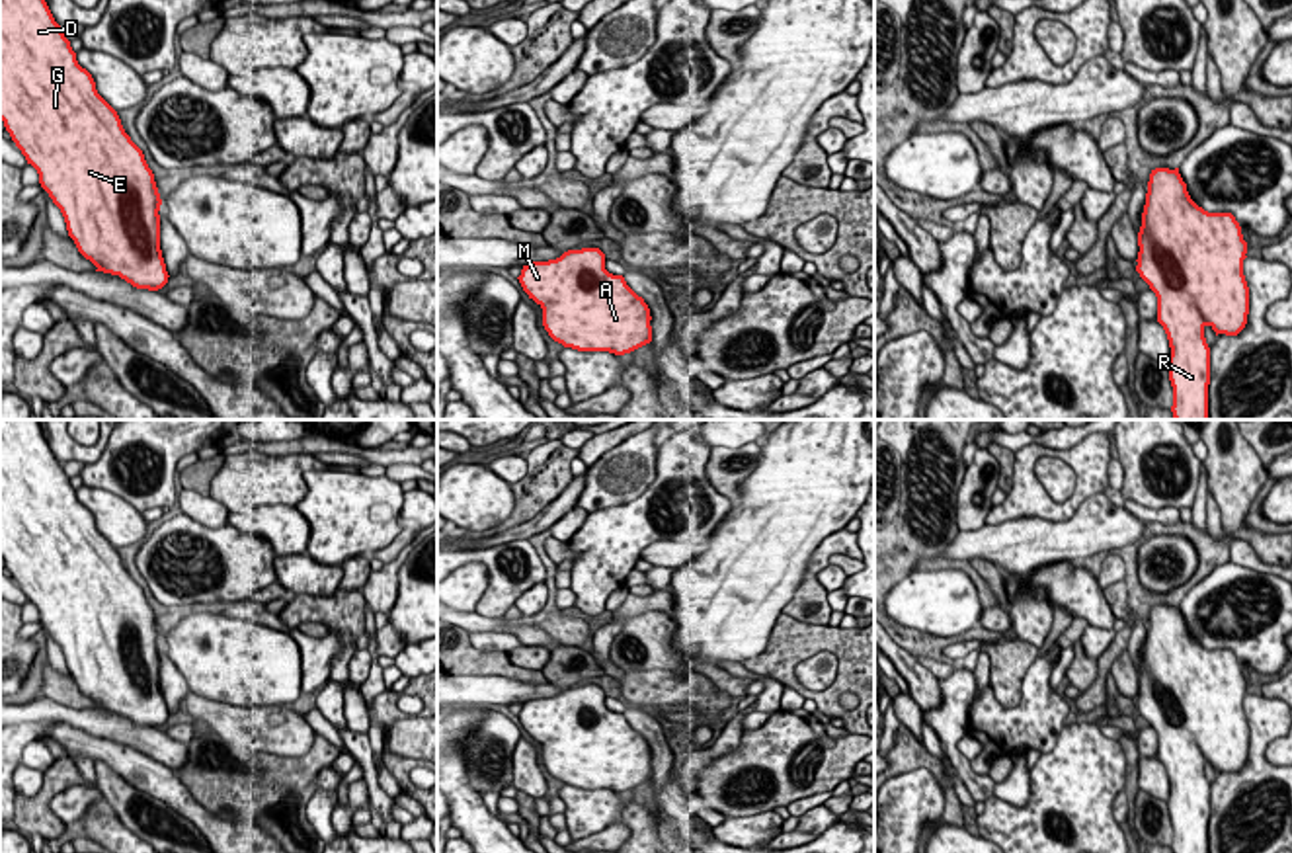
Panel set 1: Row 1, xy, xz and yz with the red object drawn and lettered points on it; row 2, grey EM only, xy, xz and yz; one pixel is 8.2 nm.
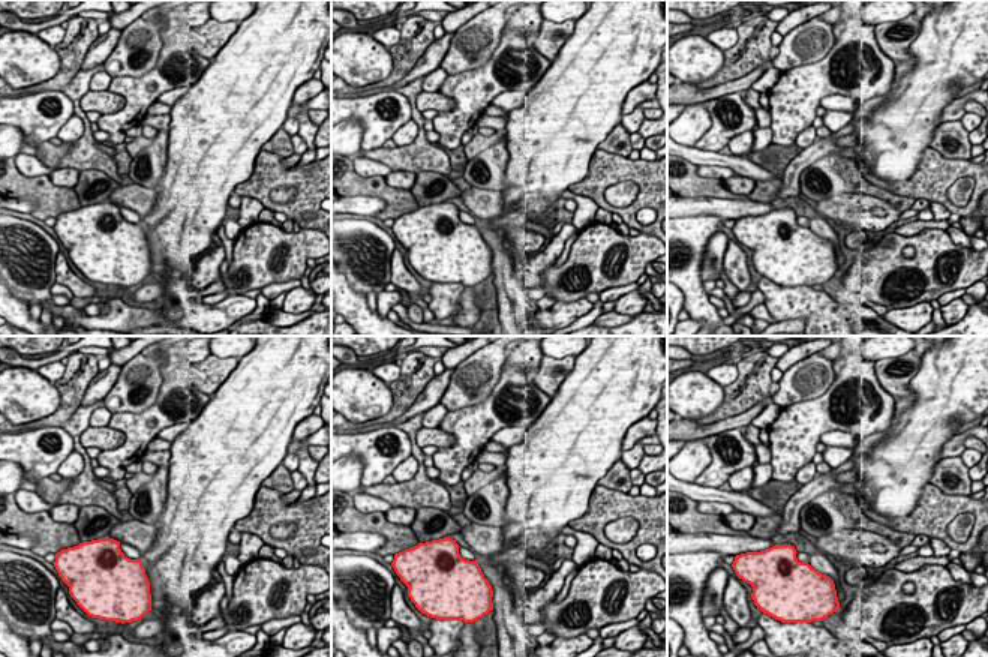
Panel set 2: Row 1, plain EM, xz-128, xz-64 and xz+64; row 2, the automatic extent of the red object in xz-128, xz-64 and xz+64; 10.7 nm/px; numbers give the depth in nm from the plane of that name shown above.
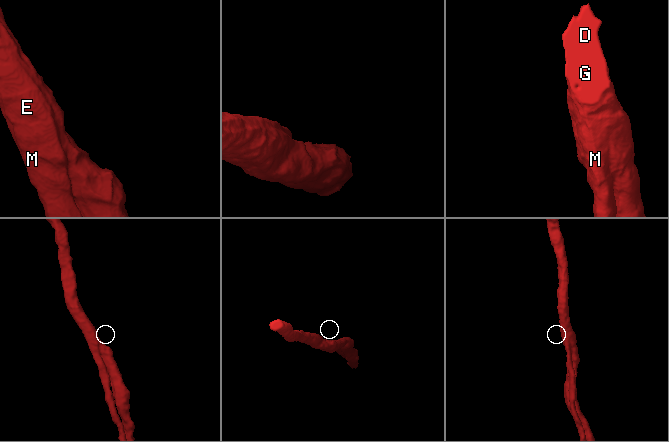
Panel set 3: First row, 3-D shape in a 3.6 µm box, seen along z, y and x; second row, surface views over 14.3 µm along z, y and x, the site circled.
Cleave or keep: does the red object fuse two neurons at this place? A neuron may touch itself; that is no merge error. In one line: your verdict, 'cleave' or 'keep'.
keep

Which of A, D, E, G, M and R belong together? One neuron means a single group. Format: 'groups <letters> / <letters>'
groups A D E G M R

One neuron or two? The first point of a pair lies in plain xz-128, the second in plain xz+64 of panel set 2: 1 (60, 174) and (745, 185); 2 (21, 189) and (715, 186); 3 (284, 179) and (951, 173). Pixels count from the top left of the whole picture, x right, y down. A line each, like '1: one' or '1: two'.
1: one
2: one
3: one

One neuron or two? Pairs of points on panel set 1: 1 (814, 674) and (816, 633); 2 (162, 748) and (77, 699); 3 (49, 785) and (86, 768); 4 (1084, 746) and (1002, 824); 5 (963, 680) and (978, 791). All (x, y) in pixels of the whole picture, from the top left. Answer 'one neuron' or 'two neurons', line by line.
1: two neurons
2: two neurons
3: two neurons
4: one neuron
5: one neuron

